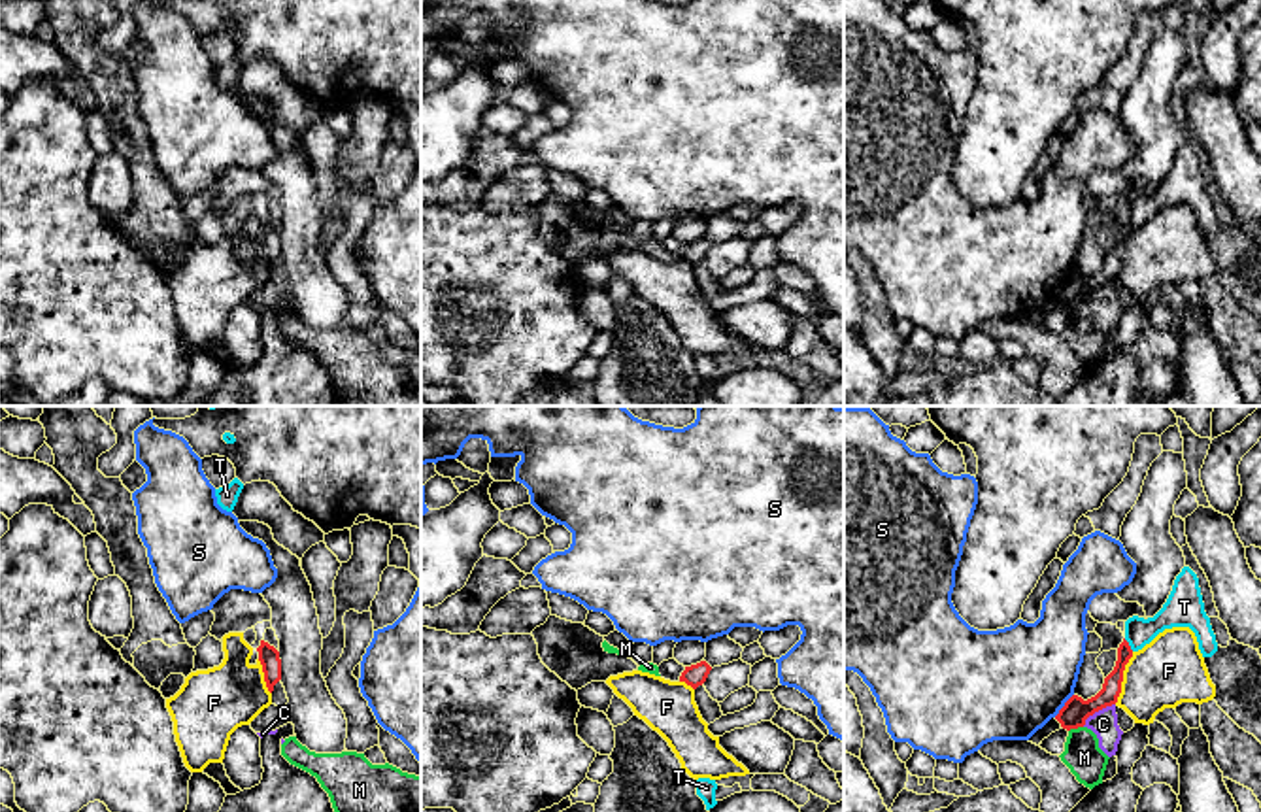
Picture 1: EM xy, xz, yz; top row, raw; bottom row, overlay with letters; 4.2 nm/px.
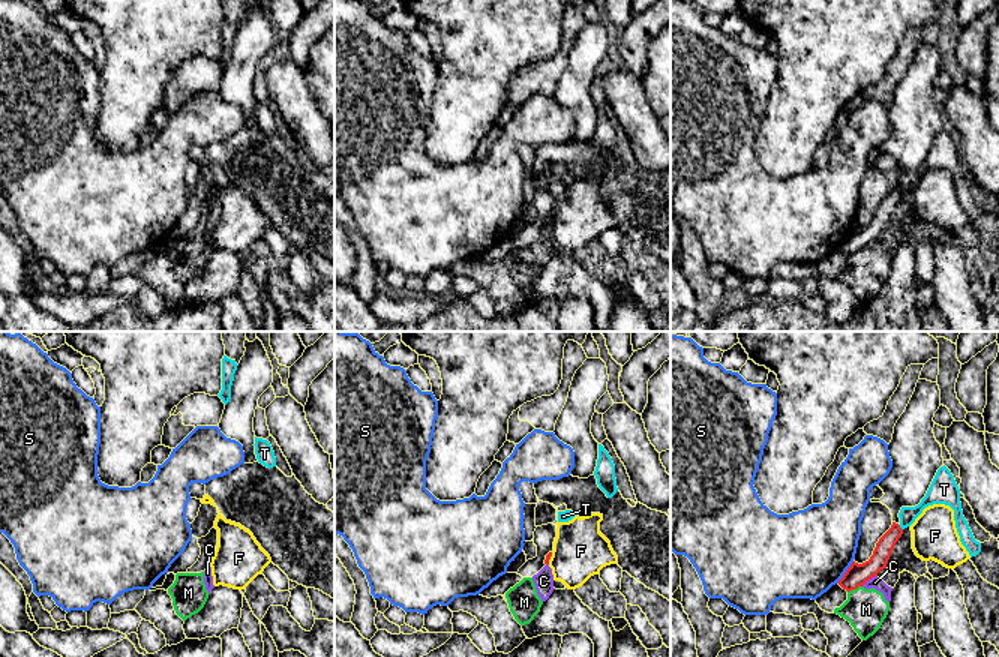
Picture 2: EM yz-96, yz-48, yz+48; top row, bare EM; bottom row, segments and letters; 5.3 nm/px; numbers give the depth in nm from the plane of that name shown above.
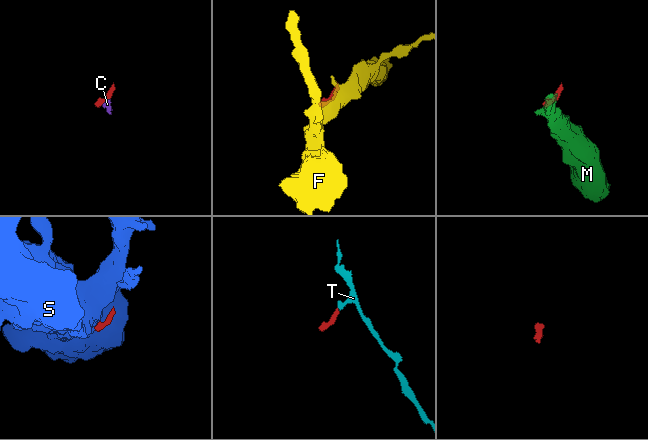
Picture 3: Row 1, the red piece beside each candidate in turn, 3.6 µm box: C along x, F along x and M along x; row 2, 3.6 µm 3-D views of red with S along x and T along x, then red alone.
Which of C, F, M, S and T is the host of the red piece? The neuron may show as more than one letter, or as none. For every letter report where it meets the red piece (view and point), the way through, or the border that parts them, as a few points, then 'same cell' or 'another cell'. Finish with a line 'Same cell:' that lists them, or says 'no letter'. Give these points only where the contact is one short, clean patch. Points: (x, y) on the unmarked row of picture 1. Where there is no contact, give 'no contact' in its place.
C: meets red in yz at (1097, 287); border along yz (1114, 280), (1095, 287), (1082, 303); another cell
F: meets red in yz at (1122, 255); border along yz (1133, 229), (1124, 248), (1122, 269), (1114, 280); another cell
M: meets red in yz at (1075, 304); border along yz (1082, 303), (1069, 308); another cell
S: meets red in yz at (1065, 282); border along yz (1073, 270), (1054, 293); another cell
T: meets red in yz at (1127, 221); runs through yz (1110, 267), (1127, 221), (1176, 189); same cell
Same cell: T

